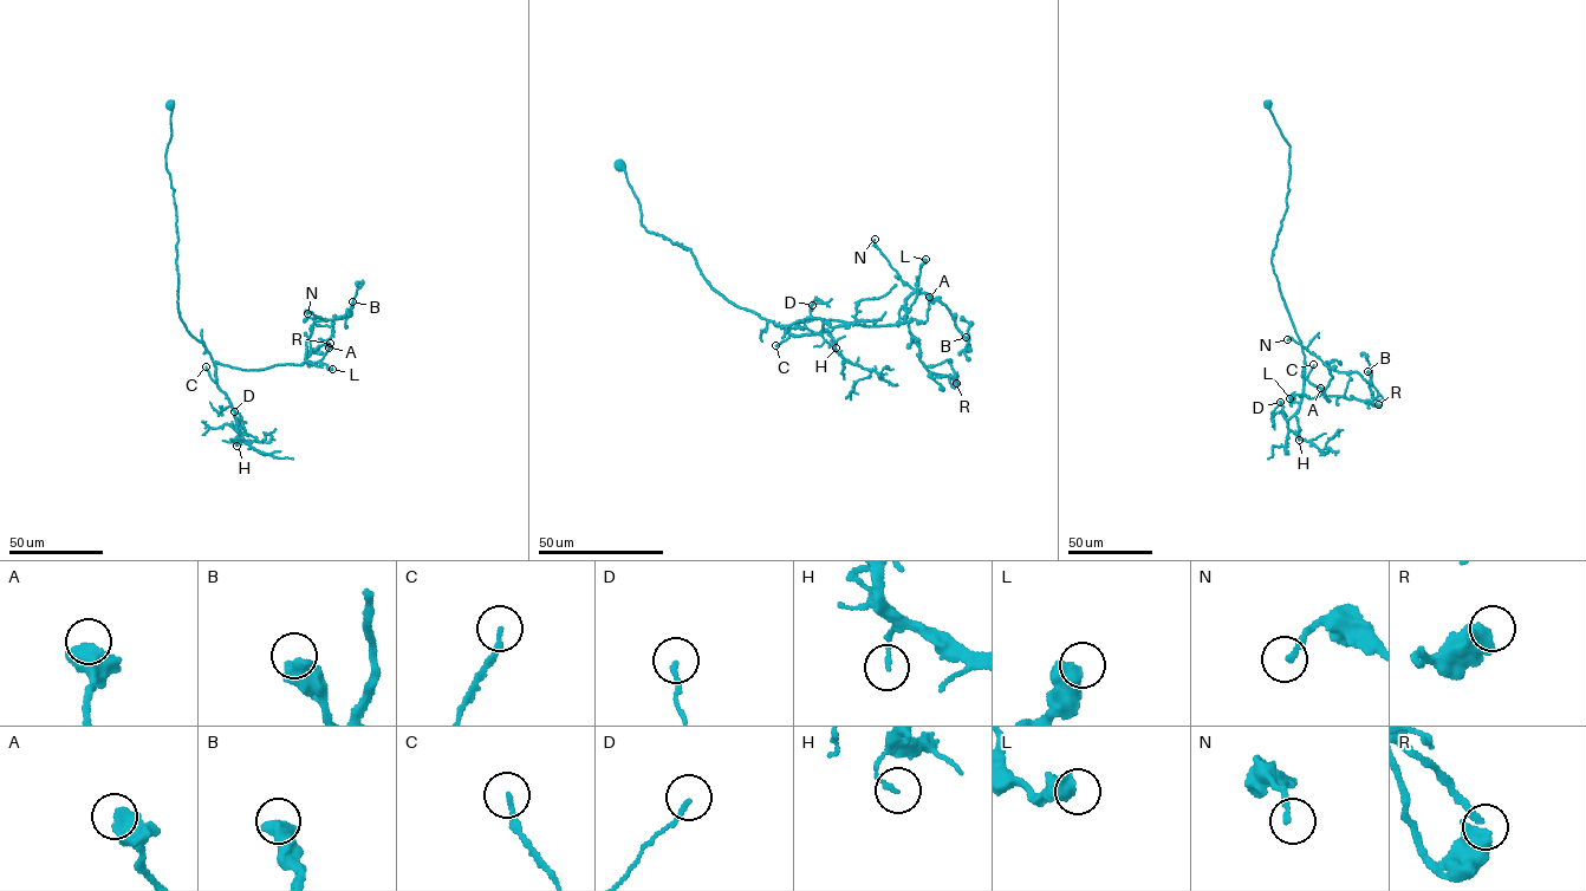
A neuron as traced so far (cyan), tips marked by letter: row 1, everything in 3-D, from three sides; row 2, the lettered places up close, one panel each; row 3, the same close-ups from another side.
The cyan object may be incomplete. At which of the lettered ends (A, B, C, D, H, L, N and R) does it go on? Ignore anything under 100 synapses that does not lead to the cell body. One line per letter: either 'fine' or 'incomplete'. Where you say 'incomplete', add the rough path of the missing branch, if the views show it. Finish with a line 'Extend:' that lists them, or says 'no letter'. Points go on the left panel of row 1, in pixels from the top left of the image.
A: fine
B: fine
C: fine
D: fine
H: fine
L: fine
N: fine
R: fine
Extend: no letter

